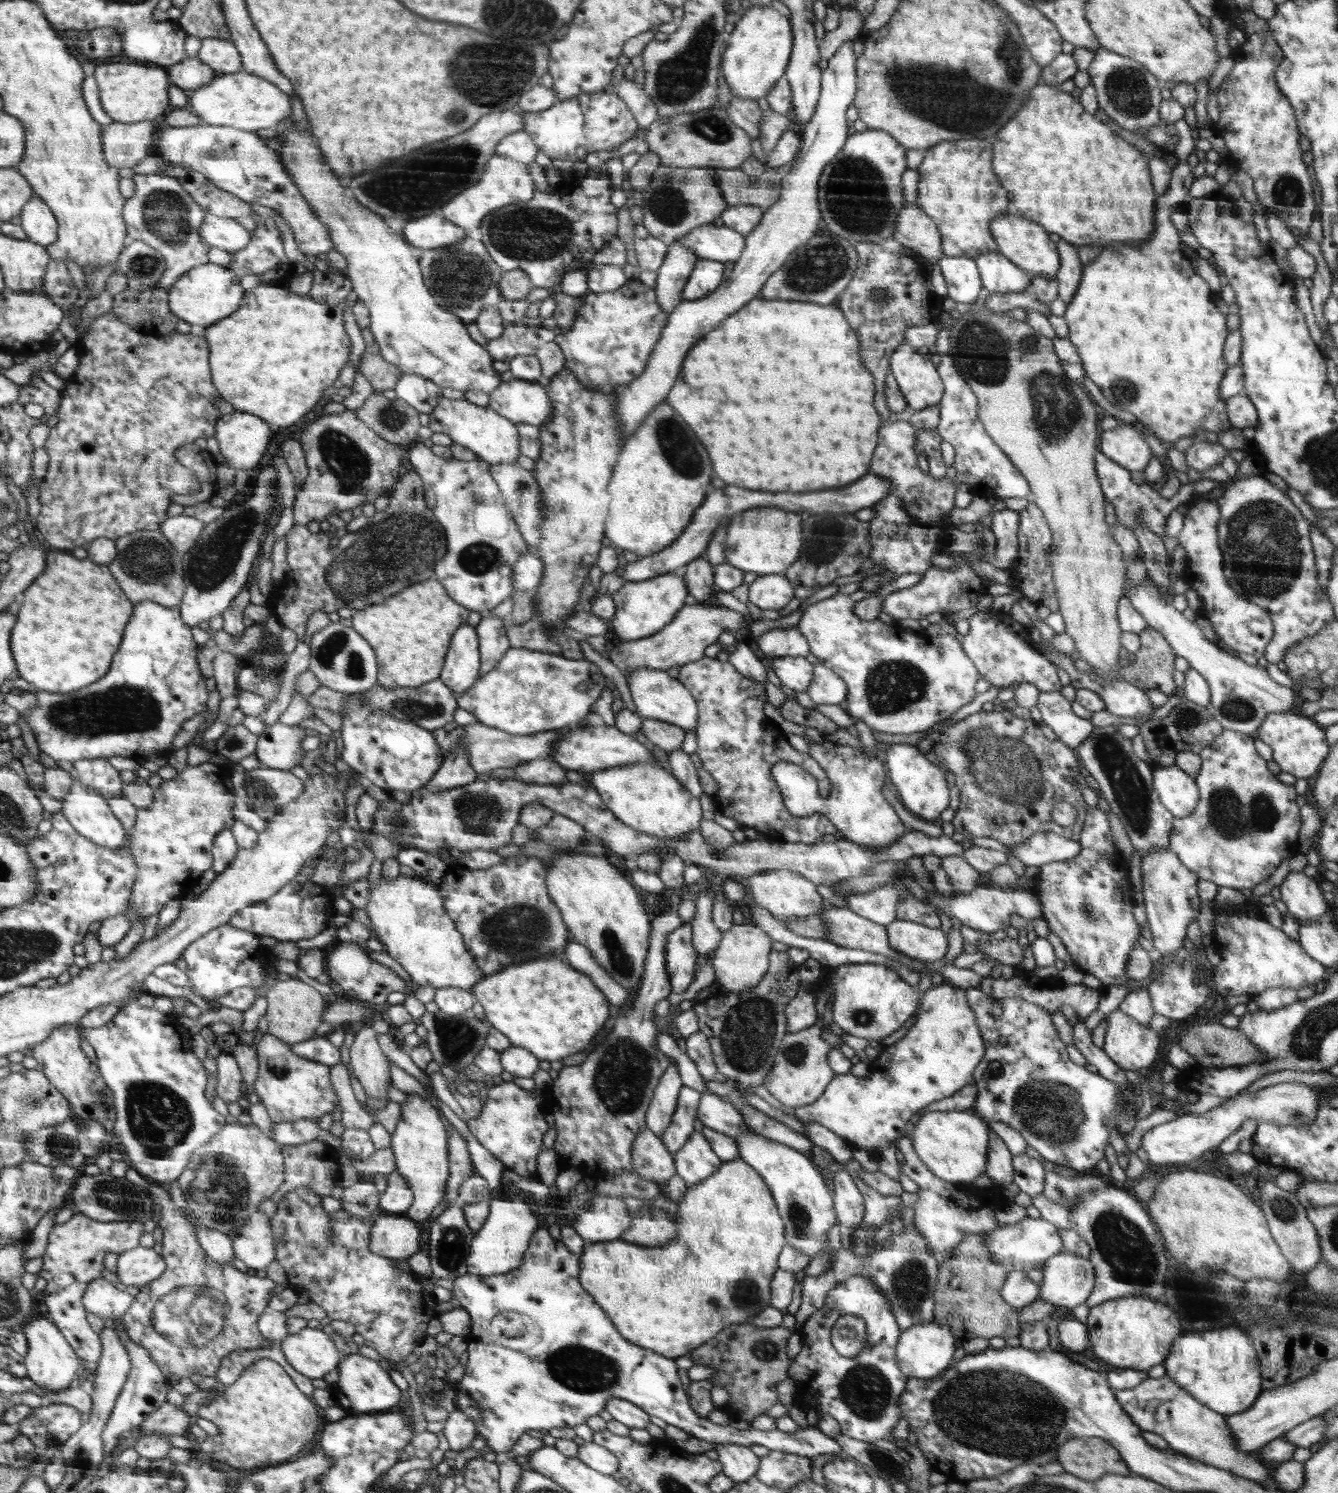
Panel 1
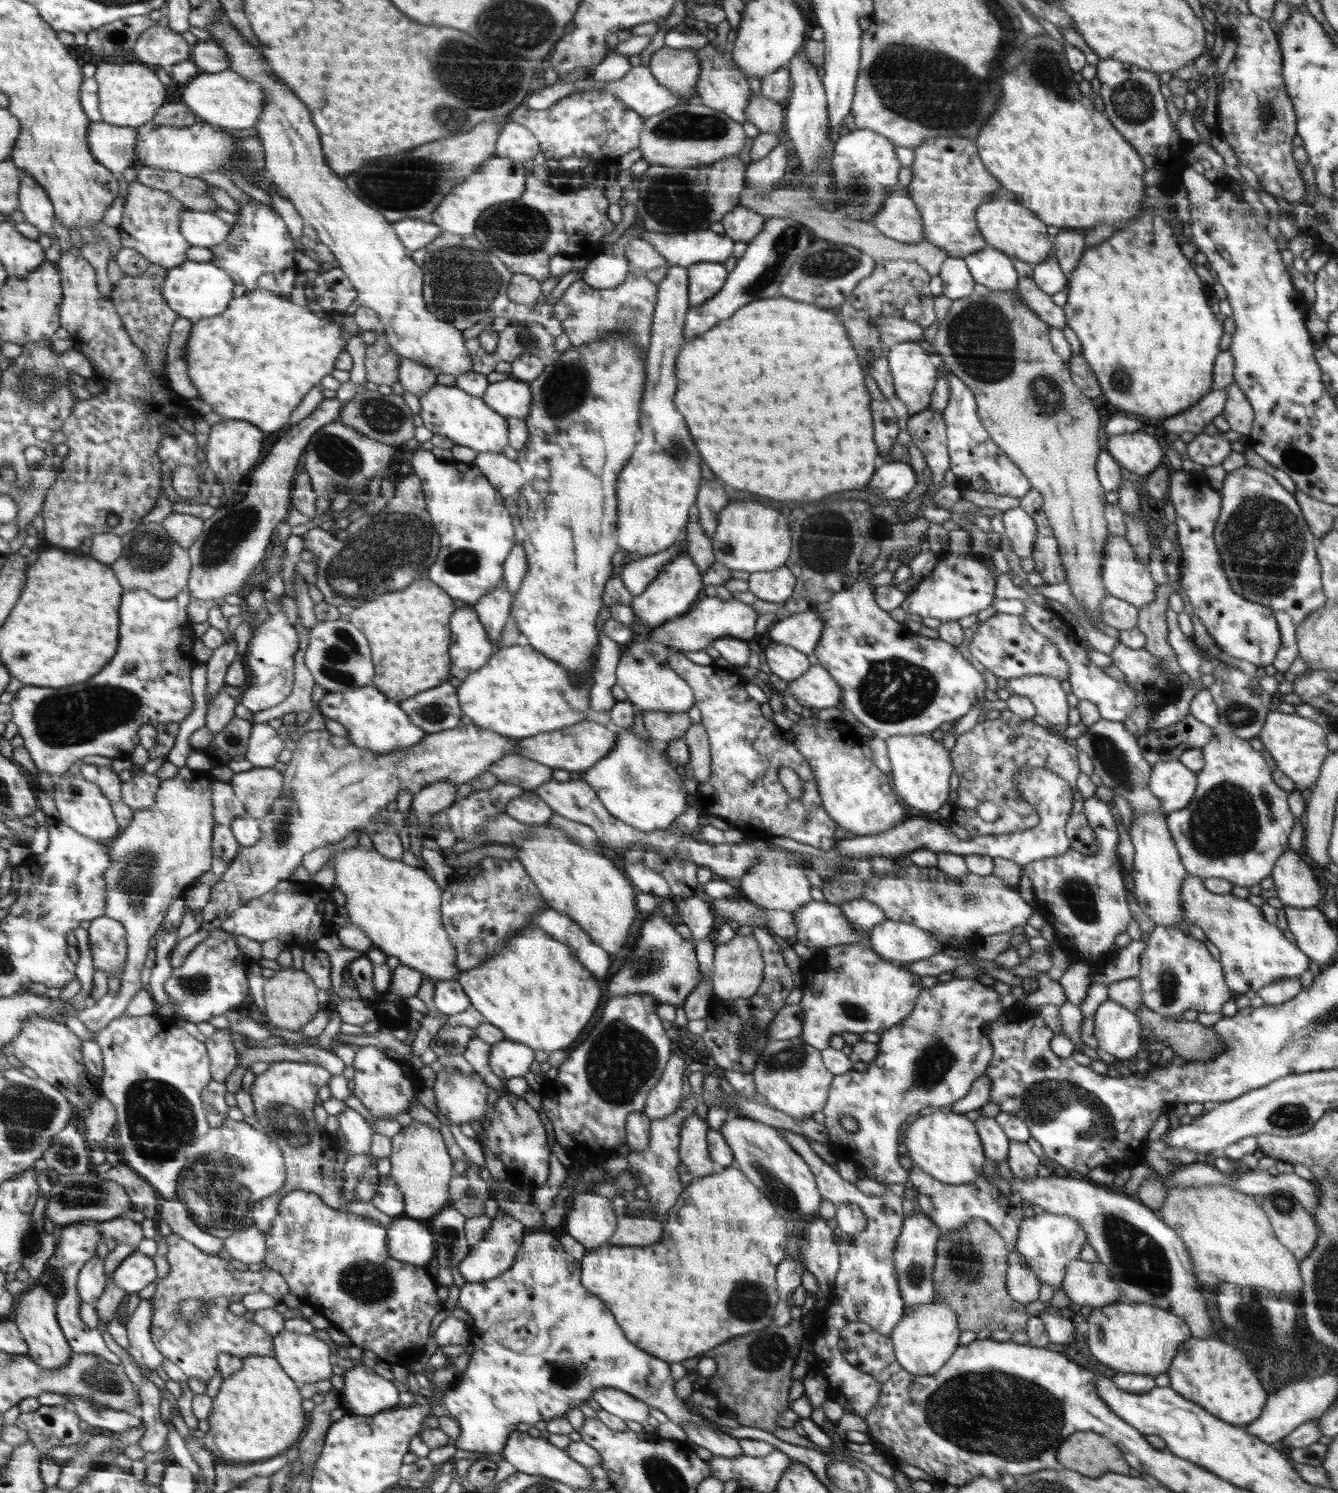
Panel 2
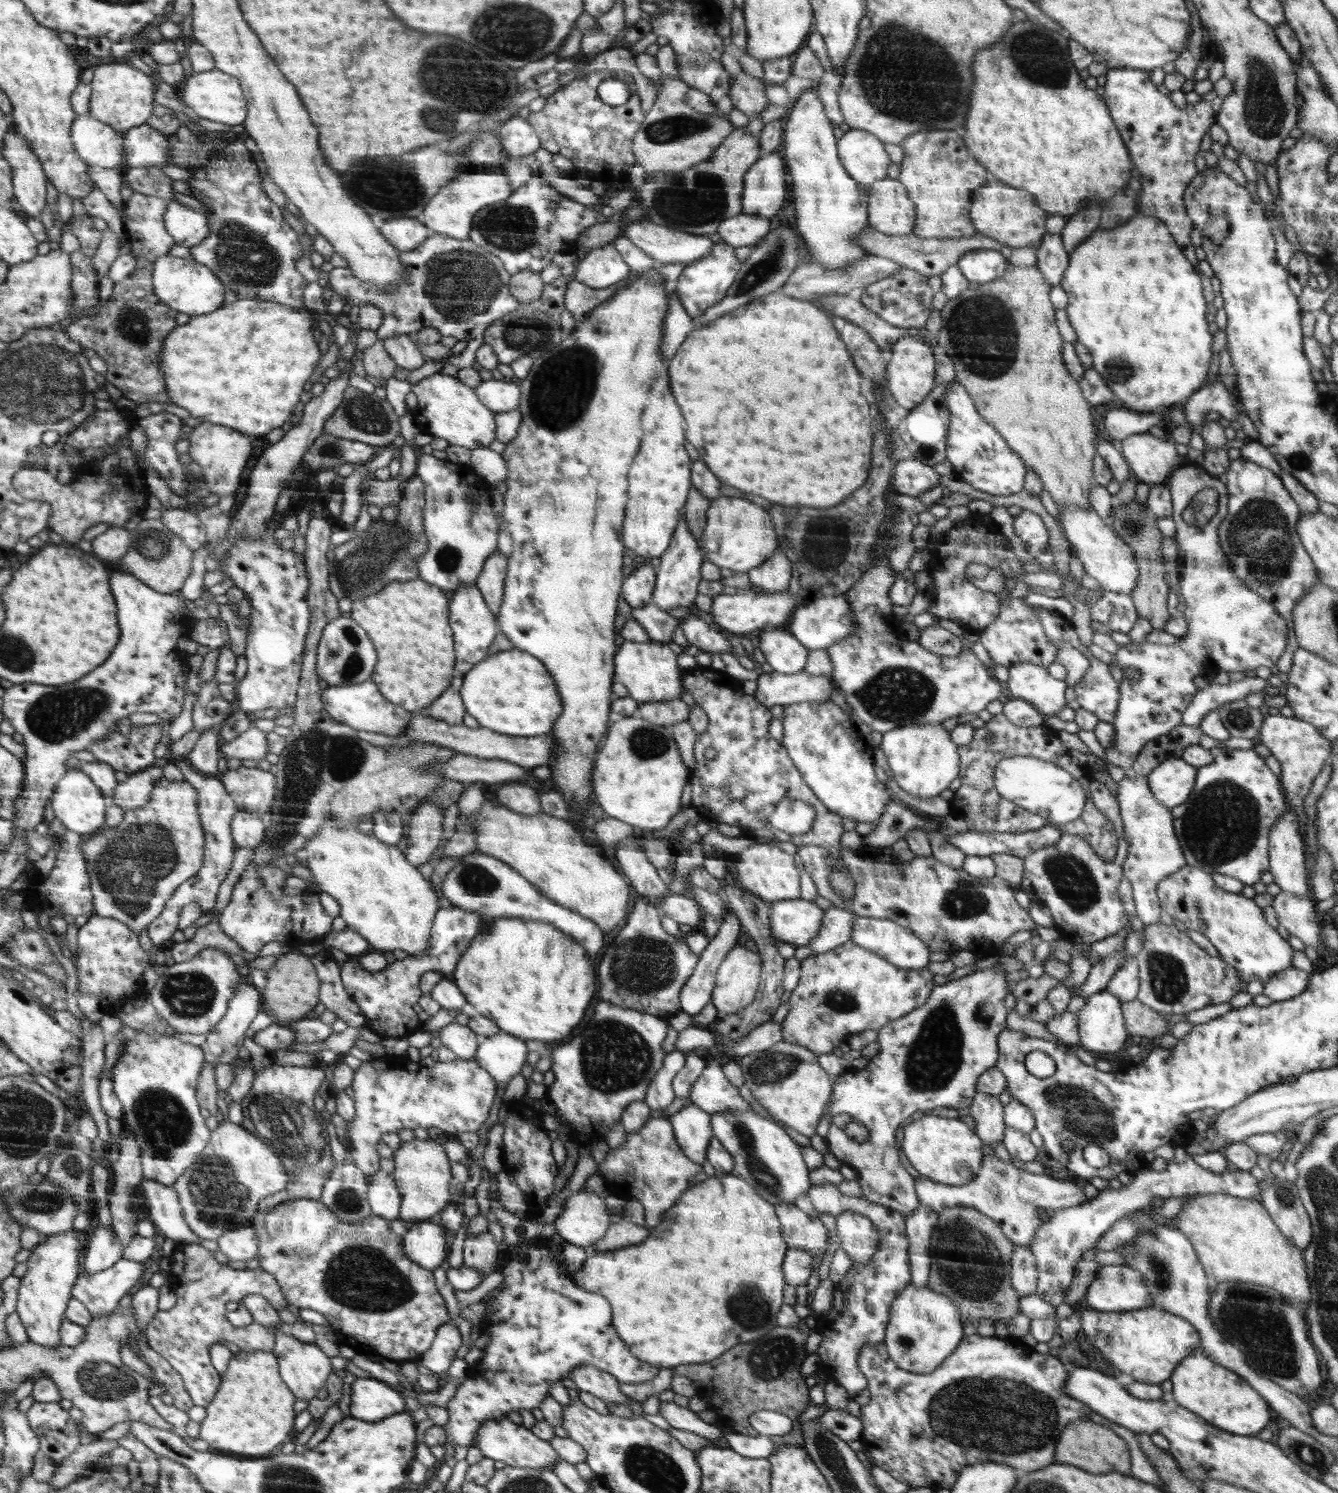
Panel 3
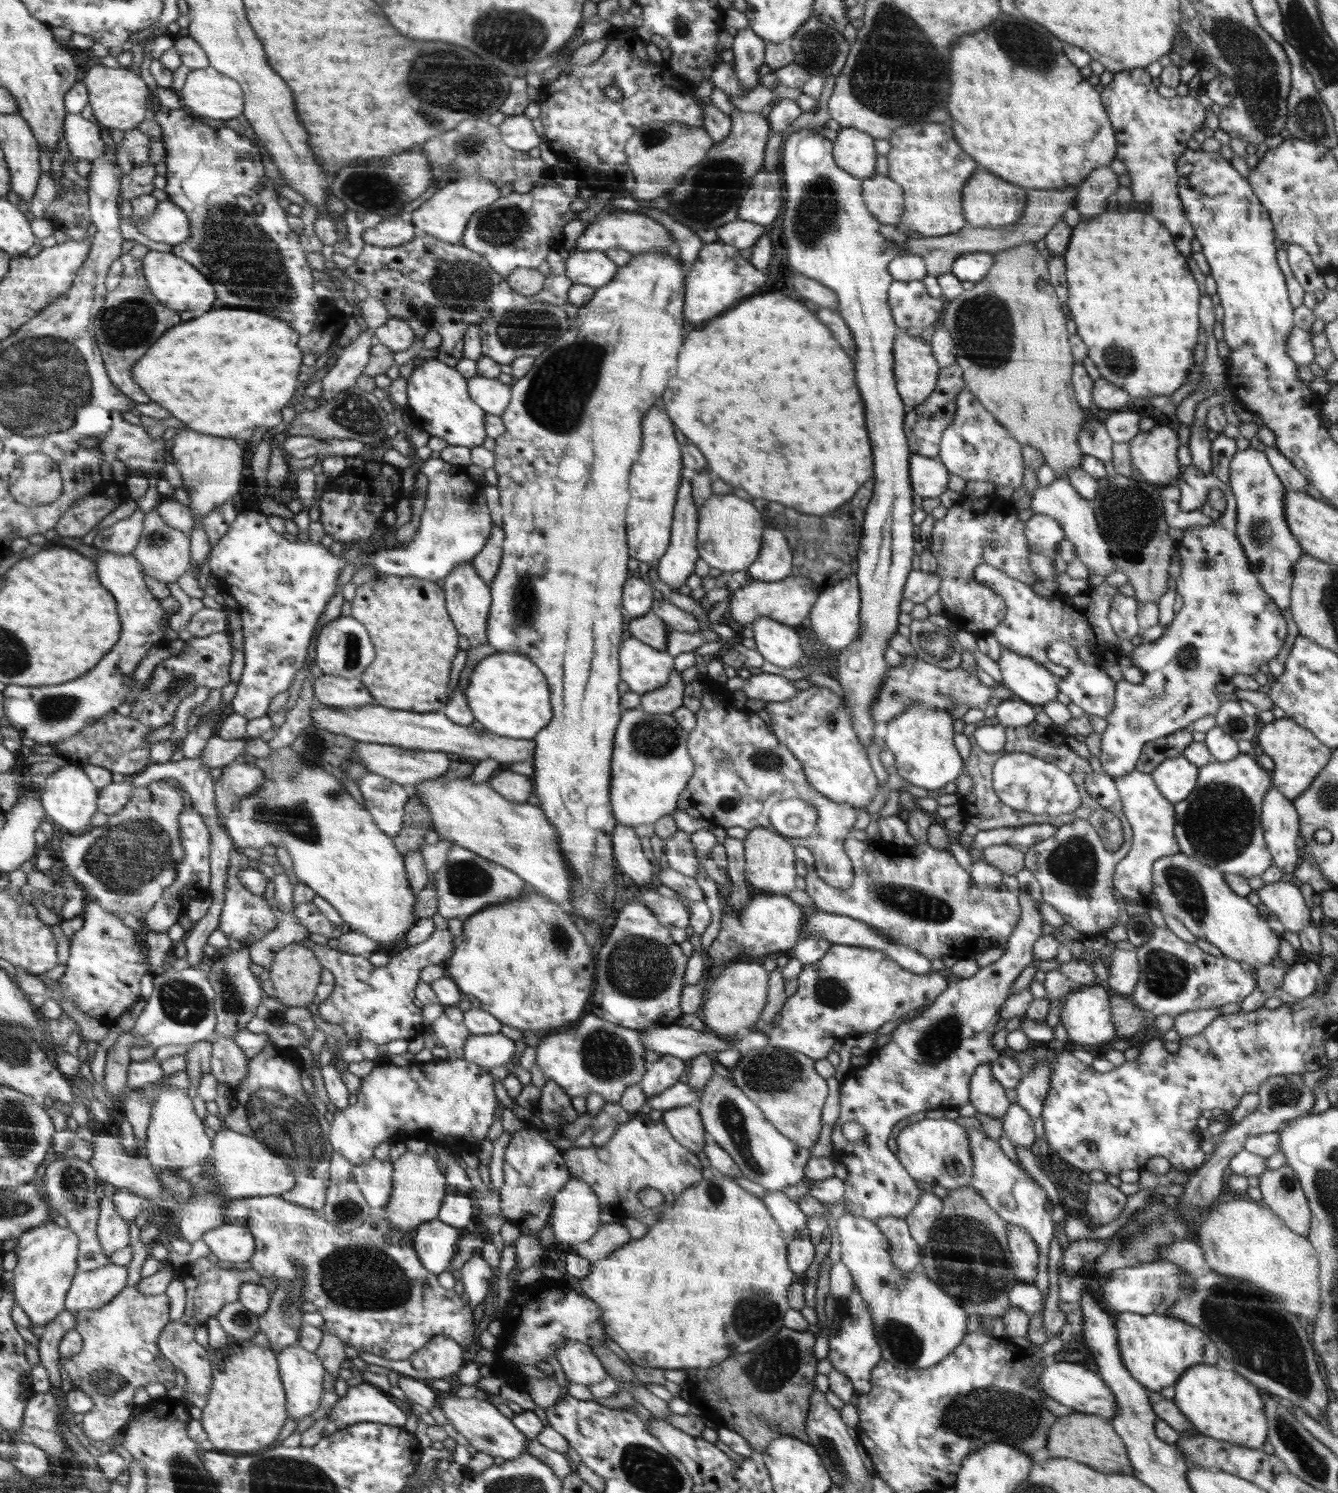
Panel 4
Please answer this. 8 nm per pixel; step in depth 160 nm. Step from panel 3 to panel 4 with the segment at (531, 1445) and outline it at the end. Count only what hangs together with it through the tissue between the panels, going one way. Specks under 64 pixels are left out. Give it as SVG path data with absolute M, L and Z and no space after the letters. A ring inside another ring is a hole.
M437 1392L436 1406L442 1408L442 1412L446 1414L446 1418L452 1423L452 1426L464 1436L470 1443L470 1446L476 1448L477 1452L487 1454L488 1456L496 1458L504 1458L504 1460L514 1460L519 1458L521 1454L527 1452L526 1441L529 1439L518 1432L519 1428L512 1420L502 1415L498 1411L496 1405L493 1405L479 1395L472 1398L460 1399L456 1397L455 1392Z

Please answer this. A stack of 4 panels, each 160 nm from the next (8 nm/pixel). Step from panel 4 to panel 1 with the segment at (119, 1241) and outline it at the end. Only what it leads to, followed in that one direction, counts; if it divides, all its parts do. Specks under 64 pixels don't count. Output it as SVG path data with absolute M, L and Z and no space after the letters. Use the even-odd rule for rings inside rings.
M102 1277L90 1284L84 1302L89 1313L116 1319L124 1317L126 1310L134 1304L134 1300L136 1296L132 1297L118 1290L110 1280Z

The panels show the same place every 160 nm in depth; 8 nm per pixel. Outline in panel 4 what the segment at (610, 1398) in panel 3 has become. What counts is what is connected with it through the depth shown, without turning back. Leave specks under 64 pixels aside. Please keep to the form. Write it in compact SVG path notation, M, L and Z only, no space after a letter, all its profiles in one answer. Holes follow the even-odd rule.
M569 1340L561 1344L555 1354L570 1383L584 1386L602 1382L608 1376L608 1370L587 1344L578 1340Z

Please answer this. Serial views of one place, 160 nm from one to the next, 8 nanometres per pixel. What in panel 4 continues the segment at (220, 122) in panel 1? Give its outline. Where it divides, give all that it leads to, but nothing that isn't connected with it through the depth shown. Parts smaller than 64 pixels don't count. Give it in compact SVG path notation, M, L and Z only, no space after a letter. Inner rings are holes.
M208 65L206 68L192 69L186 78L183 88L178 92L183 108L188 108L200 117L228 120L236 118L245 106L245 98L237 80L226 76Z

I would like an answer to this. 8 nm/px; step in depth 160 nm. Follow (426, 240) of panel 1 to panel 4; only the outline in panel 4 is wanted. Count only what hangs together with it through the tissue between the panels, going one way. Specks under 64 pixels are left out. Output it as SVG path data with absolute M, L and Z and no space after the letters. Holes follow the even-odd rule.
M400 216L382 219L374 228L364 230L362 240L365 244L380 246L382 248L394 248L406 245L416 236L414 225L401 220Z

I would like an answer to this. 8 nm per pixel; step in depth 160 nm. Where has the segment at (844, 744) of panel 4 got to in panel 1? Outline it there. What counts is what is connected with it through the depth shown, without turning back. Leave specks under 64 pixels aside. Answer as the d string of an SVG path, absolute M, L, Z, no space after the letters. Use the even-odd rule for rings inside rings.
M826 739L820 744L810 745L809 756L825 769L831 782L830 794L820 802L816 814L828 817L843 838L866 848L886 848L903 836L904 824L880 794L880 786L887 780L886 768L882 762L868 758L852 746L840 746Z

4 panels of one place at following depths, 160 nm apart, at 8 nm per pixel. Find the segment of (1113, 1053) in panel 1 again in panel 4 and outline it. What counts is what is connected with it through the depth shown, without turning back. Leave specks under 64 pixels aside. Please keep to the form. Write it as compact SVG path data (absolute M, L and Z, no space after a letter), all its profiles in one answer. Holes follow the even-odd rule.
M1101 984L1082 985L1066 994L1066 1003L1062 1006L1061 1021L1072 1043L1102 1044L1113 1042L1117 1032L1113 1025L1110 992Z

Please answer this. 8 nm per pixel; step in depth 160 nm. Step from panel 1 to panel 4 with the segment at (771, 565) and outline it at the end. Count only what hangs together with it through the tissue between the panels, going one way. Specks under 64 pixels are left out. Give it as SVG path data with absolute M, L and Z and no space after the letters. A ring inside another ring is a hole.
M713 494L700 510L697 527L697 548L700 559L708 566L724 572L747 571L759 558L764 539L764 522L760 512L746 500L734 494ZM704 544L712 544L712 552L705 551Z

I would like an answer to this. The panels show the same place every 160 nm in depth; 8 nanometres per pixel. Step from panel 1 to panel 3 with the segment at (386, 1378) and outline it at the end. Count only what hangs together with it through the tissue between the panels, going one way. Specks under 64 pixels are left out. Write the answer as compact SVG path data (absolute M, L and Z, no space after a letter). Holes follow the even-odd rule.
M370 1376L351 1384L349 1408L352 1417L372 1422L401 1413L404 1402L396 1390Z

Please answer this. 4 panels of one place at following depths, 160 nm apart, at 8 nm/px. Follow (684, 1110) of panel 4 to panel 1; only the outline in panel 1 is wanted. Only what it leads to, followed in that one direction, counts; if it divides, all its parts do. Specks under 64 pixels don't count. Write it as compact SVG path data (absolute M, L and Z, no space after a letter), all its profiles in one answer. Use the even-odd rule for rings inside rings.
M694 1132L691 1137L693 1139L689 1140L680 1151L672 1154L676 1175L686 1182L688 1188L709 1179L724 1163L713 1152L712 1145L702 1133Z

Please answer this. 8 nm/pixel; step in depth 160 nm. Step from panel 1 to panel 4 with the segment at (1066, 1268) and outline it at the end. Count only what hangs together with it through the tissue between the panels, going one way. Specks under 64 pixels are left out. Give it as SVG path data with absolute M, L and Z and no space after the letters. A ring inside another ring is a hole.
M1156 1261L1113 1270L1110 1280L1102 1284L1100 1296L1111 1310L1136 1315L1167 1314L1168 1308L1180 1299L1179 1276L1182 1268L1174 1262Z

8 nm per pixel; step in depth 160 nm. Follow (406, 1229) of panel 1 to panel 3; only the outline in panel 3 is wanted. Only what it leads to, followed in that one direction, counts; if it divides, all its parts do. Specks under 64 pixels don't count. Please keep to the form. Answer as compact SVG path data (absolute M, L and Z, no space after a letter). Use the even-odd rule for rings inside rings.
M436 1219L408 1225L404 1234L405 1255L422 1268L433 1271L447 1258L451 1238Z

